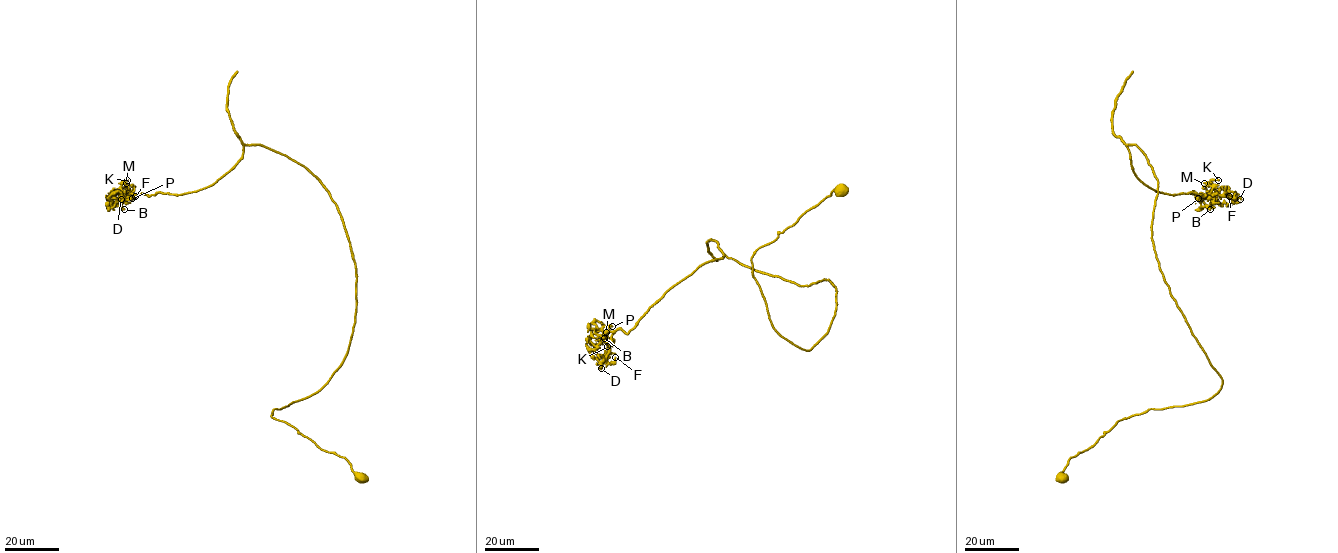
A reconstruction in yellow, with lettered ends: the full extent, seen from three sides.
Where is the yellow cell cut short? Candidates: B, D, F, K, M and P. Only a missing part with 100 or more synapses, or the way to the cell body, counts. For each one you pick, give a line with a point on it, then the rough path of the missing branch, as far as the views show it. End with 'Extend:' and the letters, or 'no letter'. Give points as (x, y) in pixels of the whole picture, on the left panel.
Extend: no letter

